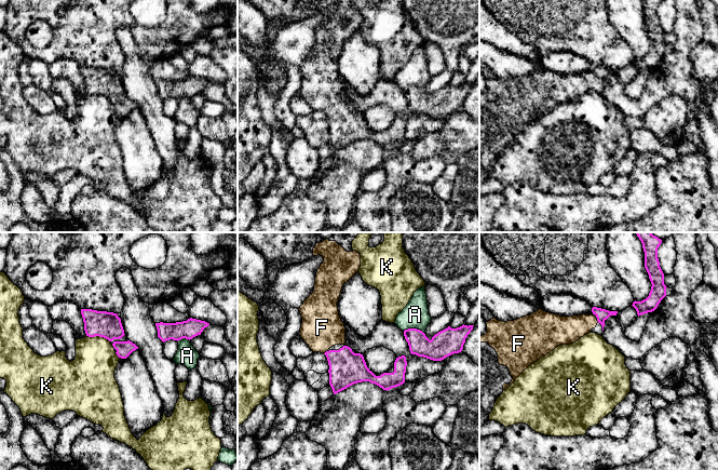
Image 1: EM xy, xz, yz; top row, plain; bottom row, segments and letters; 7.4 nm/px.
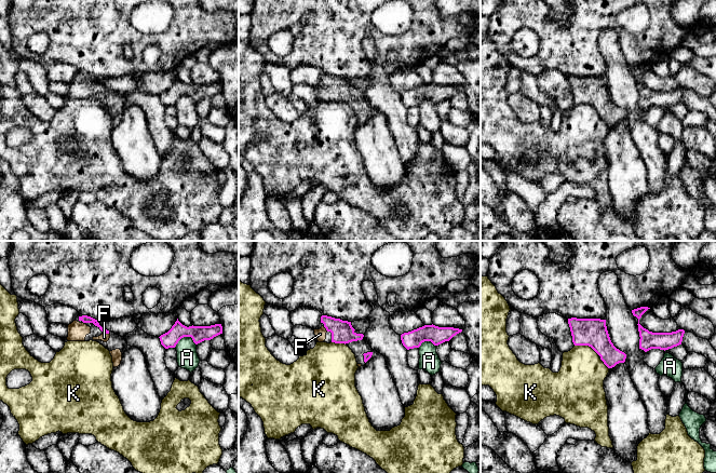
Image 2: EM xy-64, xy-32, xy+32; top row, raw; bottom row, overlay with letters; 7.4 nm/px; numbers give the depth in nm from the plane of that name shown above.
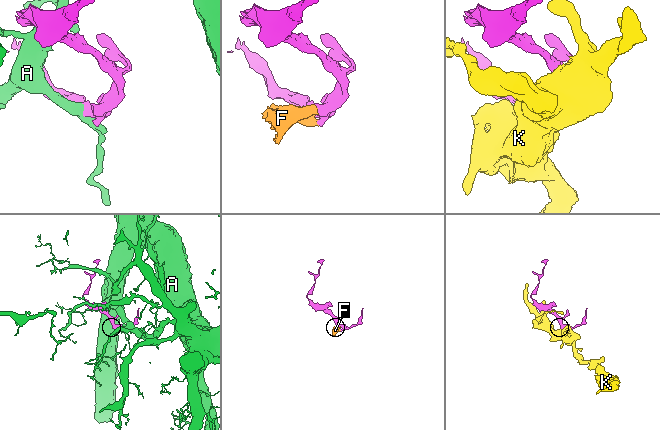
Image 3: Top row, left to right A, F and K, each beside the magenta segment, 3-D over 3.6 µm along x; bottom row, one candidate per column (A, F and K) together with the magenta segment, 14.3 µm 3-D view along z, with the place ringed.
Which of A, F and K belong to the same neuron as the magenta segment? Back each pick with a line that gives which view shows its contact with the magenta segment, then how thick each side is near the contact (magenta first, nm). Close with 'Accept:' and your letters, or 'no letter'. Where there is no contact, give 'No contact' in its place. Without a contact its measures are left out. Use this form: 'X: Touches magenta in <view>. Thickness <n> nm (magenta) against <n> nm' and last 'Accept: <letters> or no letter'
F: Touches magenta in yz. Thickness 90 nm (magenta) against 200 nm
Accept: F

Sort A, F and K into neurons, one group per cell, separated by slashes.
A / F / K

